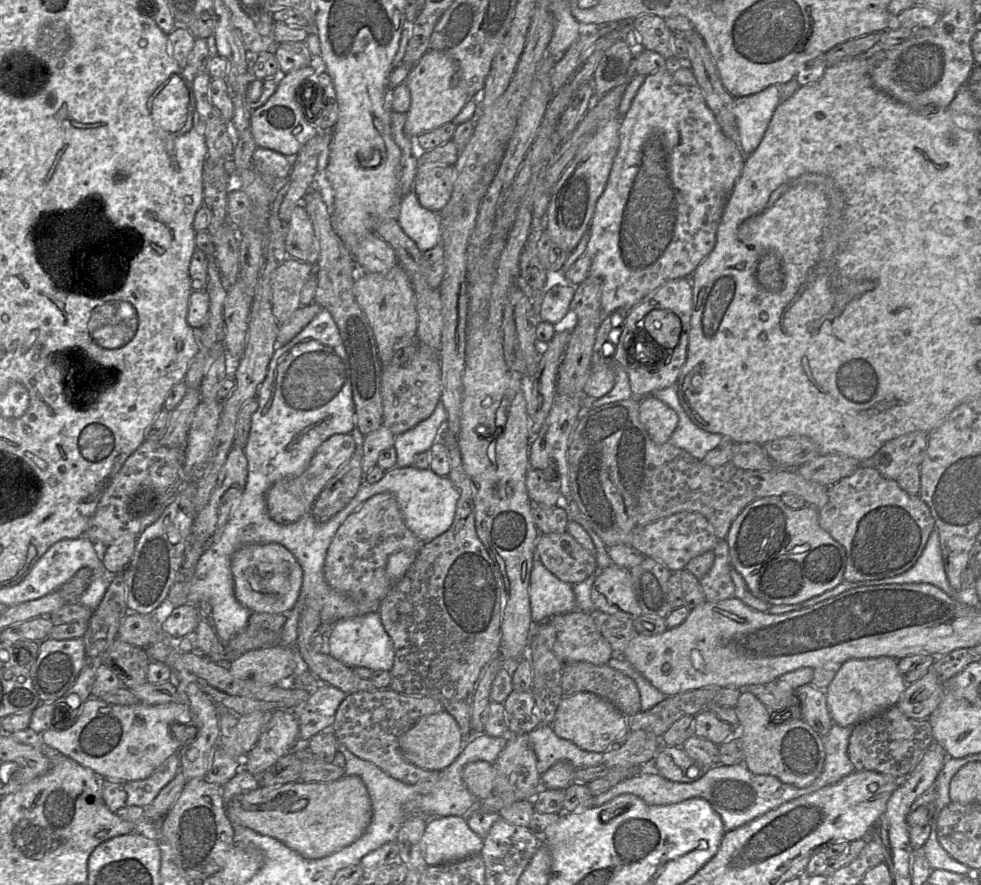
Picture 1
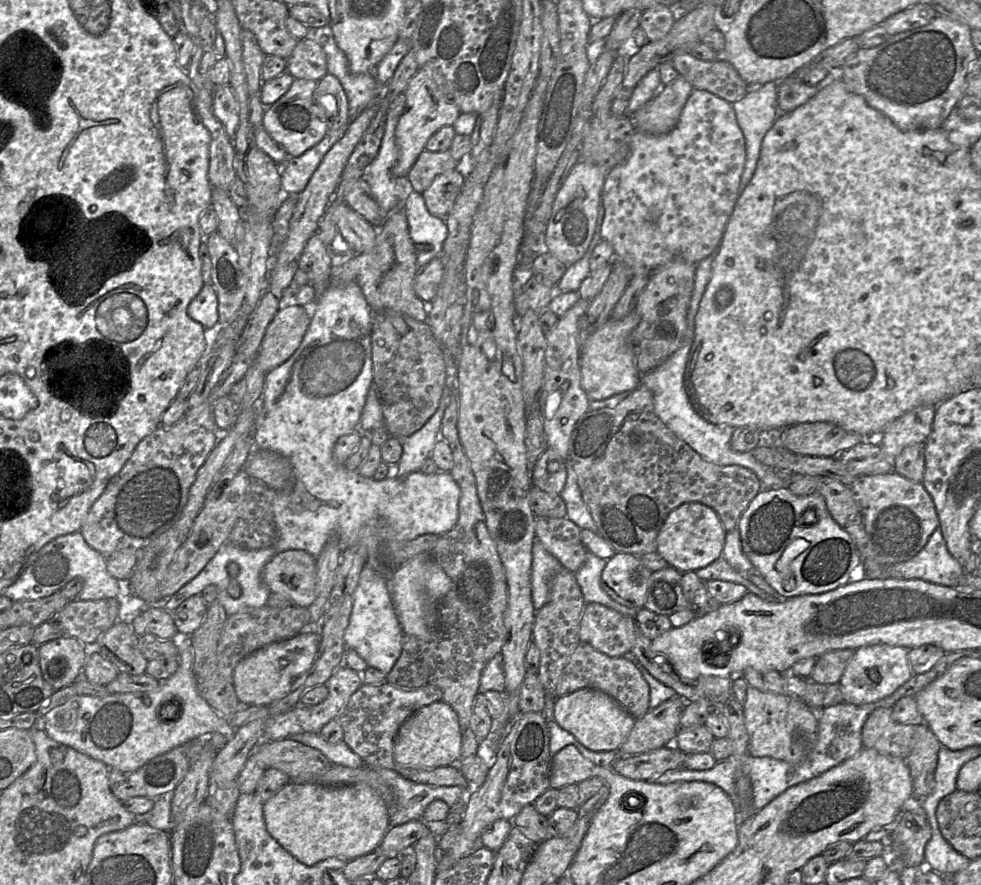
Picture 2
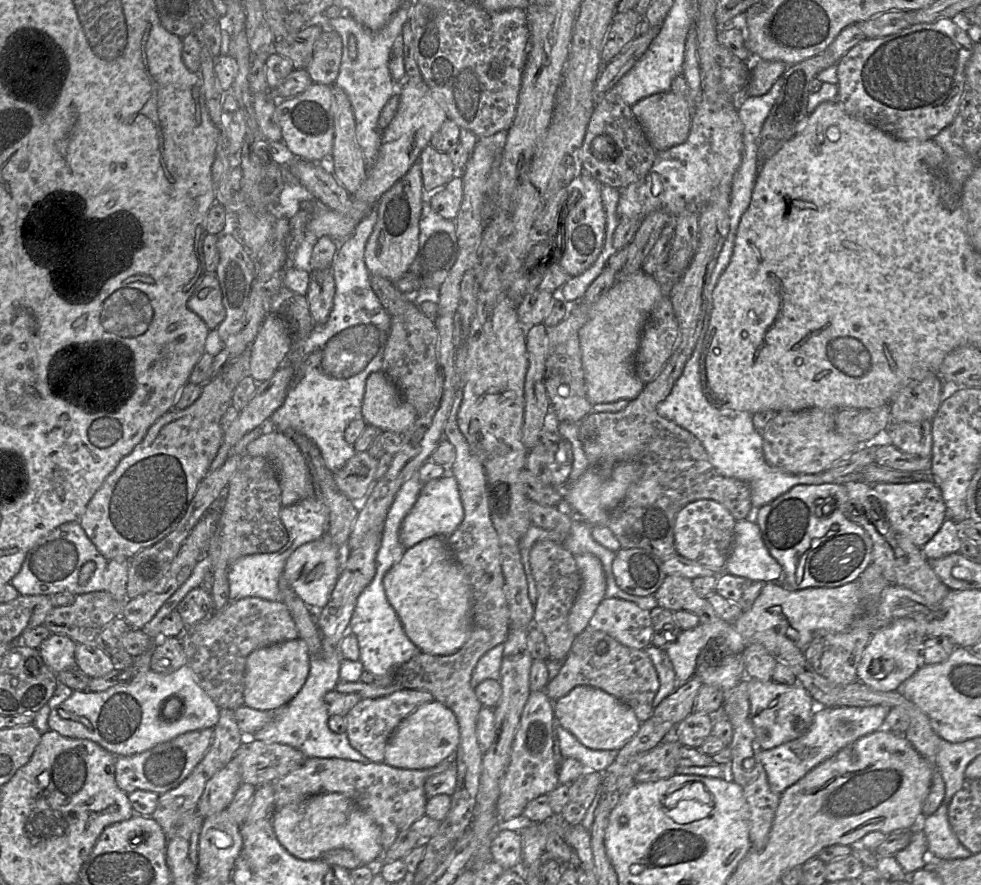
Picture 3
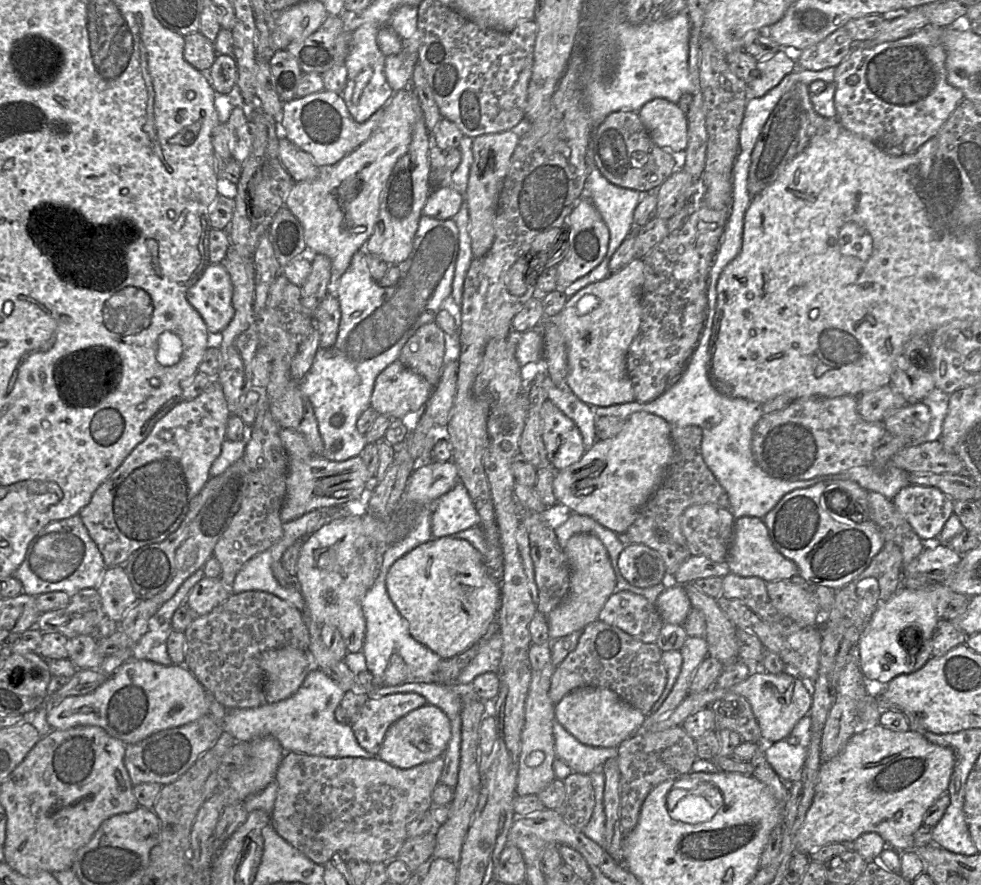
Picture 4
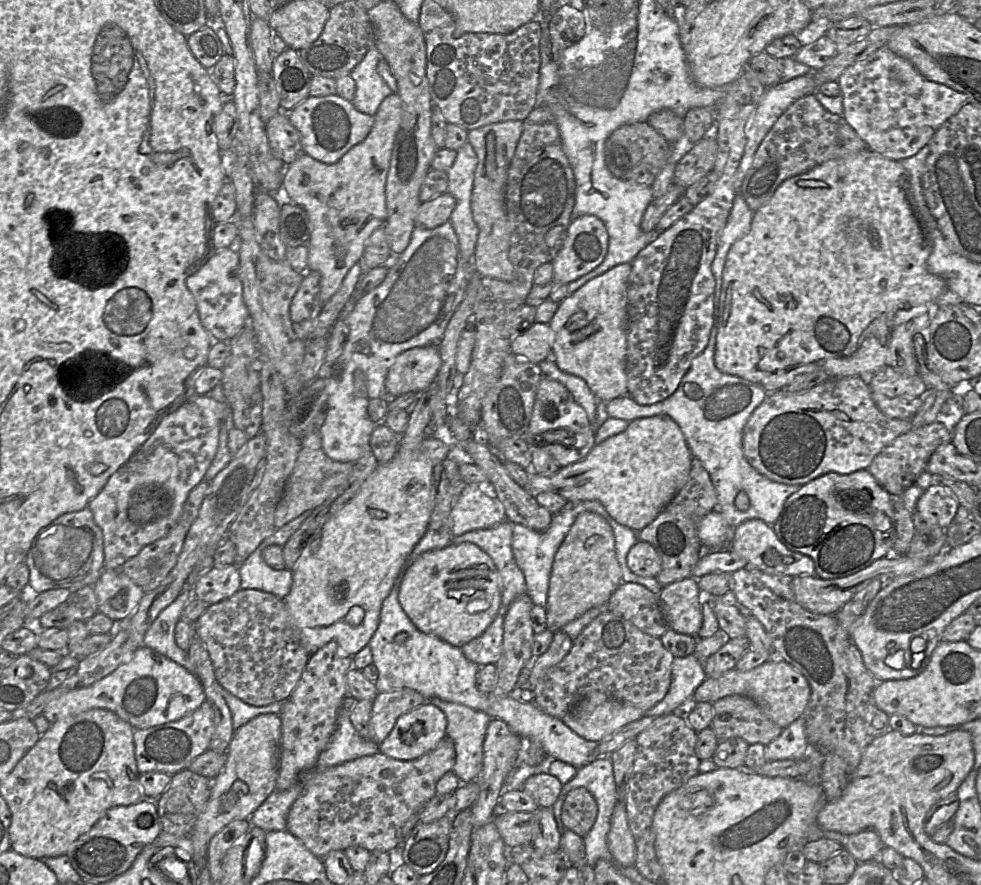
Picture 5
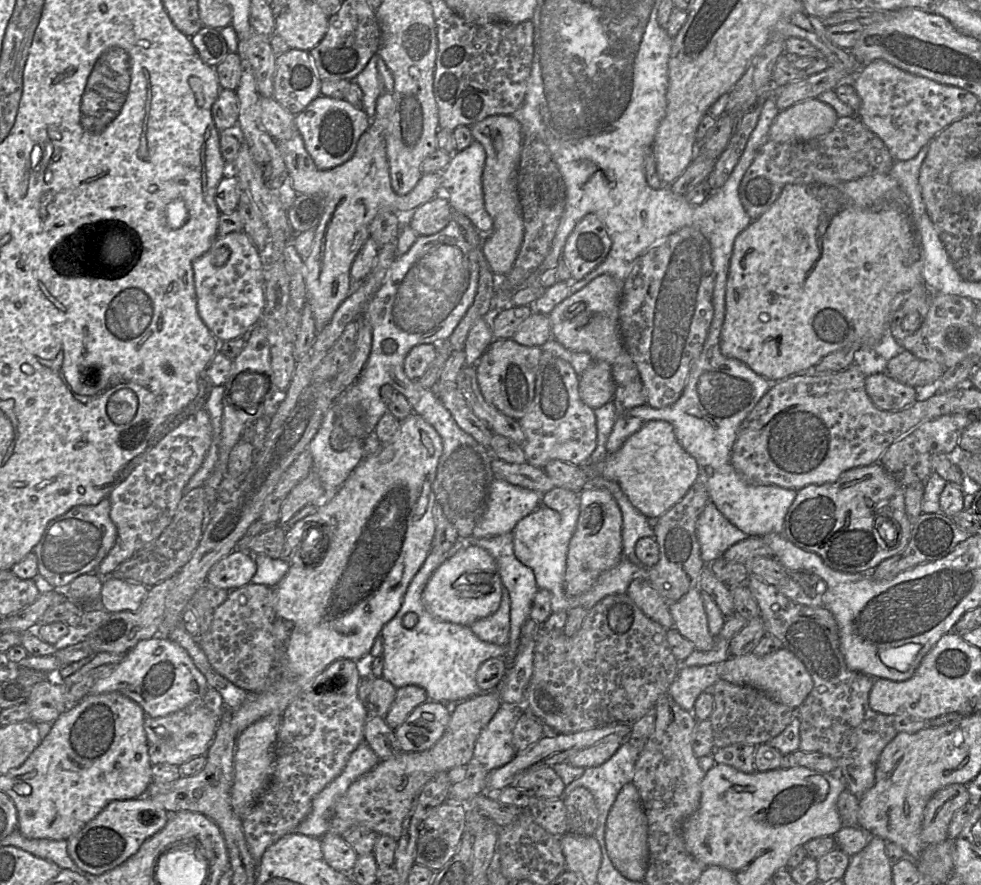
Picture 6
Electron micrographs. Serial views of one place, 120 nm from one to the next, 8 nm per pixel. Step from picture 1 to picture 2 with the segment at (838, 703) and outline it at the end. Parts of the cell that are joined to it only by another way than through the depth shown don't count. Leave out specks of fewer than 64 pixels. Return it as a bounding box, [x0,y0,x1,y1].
[839,644,913,705]

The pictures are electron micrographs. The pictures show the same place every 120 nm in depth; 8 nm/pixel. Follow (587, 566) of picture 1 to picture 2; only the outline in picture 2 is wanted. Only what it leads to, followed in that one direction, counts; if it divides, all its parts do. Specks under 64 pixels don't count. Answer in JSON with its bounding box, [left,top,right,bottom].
[535,517,588,573]

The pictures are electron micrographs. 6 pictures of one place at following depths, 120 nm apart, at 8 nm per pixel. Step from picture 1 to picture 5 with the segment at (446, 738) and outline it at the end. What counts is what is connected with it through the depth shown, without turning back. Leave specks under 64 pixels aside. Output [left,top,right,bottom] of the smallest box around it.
[379,701,447,760]

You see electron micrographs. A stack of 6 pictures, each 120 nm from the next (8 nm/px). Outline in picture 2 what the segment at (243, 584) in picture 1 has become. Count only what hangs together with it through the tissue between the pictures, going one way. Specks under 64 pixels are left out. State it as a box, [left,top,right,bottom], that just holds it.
[262,550,316,607]

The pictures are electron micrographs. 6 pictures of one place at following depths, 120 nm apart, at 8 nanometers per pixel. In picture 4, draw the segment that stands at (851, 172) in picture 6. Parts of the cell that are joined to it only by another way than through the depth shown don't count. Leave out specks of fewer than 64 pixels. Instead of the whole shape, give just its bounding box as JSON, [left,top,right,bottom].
[748,83,843,196]

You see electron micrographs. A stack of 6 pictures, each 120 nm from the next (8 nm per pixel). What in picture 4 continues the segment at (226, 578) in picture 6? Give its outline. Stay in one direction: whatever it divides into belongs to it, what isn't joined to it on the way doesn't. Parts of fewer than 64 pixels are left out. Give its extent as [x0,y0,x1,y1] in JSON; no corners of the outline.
[186,577,232,615]

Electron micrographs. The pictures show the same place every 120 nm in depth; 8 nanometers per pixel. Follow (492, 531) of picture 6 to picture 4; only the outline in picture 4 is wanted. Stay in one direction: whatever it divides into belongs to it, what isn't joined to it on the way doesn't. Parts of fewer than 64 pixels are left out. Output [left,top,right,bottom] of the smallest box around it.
[432,482,479,538]

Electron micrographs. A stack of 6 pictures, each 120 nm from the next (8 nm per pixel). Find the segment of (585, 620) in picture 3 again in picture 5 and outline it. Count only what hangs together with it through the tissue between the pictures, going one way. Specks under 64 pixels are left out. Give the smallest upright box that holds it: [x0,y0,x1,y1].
[545,512,621,633]

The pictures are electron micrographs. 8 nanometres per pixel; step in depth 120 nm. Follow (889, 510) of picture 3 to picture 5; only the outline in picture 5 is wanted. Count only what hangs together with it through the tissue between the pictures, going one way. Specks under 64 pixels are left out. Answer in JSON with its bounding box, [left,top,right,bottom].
[916,481,959,529]

